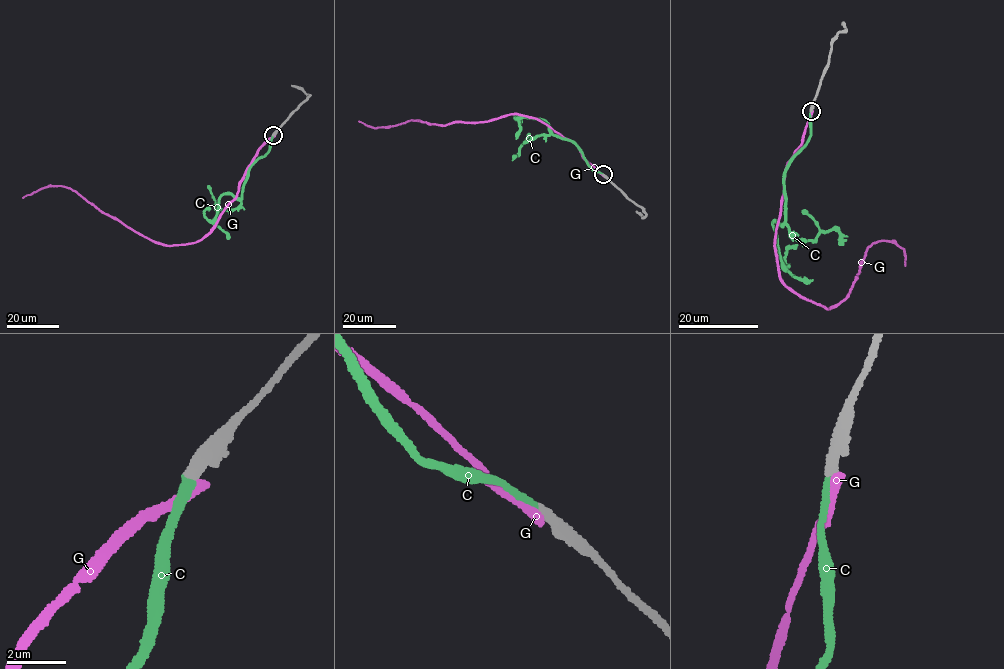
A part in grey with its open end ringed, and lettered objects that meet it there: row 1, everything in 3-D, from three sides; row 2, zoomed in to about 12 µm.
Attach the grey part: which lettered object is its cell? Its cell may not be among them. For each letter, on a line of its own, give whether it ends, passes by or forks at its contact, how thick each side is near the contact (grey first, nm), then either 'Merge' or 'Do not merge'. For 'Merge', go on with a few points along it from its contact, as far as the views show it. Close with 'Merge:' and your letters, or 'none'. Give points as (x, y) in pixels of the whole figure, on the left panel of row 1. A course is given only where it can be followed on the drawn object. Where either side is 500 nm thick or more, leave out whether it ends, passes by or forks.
C: It ends there. Thickness 440 nm (grey) against 280 nm. Merge. Its course: (272, 135), (269, 151), (248, 170), (241, 198), (225, 194), (220, 197), (216, 220), (228, 237)
G: It ends there. Thickness 420 nm (grey) against 380 nm. Do not merge
Merge: C

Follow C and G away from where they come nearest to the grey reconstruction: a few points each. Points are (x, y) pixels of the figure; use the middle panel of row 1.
C: (603, 175), (592, 169), (571, 141), (552, 133), (544, 121), (522, 117), (516, 139)
G: (603, 175), (574, 143), (539, 119), (523, 115), (442, 126), (410, 120), (375, 128), (358, 121)

